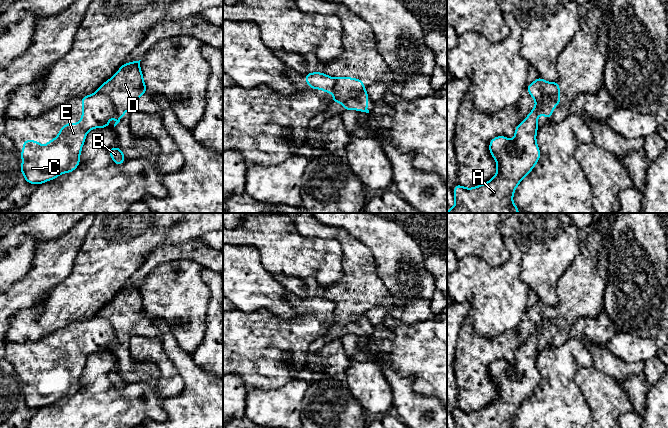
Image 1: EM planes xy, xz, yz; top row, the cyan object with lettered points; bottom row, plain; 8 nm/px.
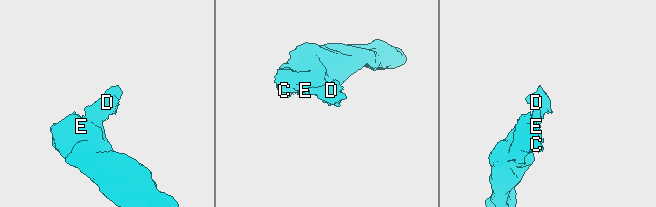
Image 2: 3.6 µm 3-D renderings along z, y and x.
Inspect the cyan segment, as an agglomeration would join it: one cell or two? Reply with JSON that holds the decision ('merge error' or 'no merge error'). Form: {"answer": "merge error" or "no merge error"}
{"answer": "merge error"}

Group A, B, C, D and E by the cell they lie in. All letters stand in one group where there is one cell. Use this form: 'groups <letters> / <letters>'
groups A B C E / D

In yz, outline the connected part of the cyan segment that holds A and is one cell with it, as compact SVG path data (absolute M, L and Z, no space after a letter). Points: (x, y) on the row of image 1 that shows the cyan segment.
M537 104L517 125L512 140L494 137L489 151L497 164L495 176L474 188L454 186L455 205L447 213L518 213L513 194L522 179L538 162L541 153L536 143L537 120L541 112Z

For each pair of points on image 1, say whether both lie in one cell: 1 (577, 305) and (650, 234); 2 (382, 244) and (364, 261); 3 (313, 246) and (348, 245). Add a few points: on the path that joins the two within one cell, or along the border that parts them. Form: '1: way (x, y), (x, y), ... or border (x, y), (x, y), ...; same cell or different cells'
1: border (609, 253), (607, 284), (602, 299); different cells
2: border (354, 238), (361, 241), (369, 249), (376, 271); different cells
3: border (318, 236), (333, 238), (340, 244), (343, 268); different cells

